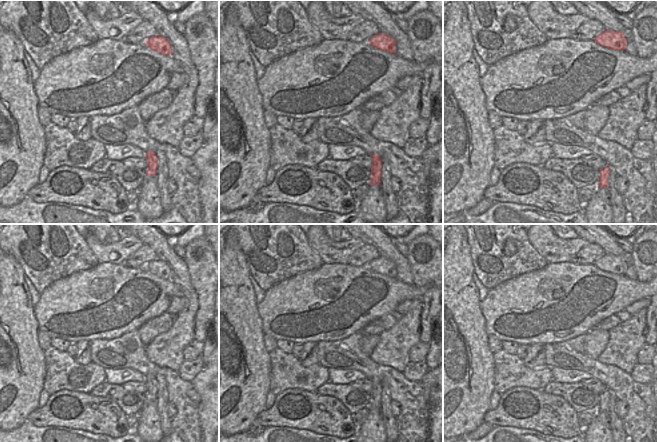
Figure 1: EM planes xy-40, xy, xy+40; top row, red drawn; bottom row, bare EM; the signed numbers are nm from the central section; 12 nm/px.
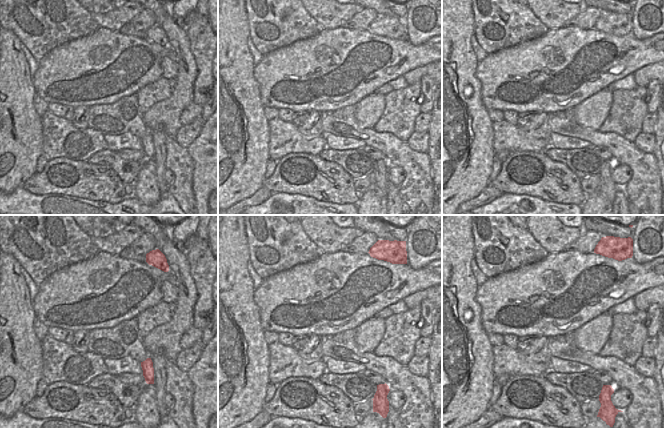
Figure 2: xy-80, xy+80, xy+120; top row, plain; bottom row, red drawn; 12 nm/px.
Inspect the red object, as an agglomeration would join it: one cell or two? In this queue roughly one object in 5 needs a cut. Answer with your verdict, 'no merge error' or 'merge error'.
no merge error

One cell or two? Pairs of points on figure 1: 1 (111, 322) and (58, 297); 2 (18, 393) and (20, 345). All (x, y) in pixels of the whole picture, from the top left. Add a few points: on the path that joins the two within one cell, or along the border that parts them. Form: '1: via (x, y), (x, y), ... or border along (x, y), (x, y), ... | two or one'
1: via (98, 313), (77, 313), (71, 308) | one
2: via (17, 381), (17, 366), (20, 363), (20, 357) | one

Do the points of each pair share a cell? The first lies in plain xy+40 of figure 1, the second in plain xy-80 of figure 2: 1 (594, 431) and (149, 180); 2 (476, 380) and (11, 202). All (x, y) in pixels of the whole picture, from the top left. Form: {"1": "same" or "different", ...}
{"1": "same", "2": "different"}

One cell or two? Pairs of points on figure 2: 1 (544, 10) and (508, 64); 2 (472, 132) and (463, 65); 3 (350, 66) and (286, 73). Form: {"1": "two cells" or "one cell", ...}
{"1": "two cells", "2": "one cell", "3": "one cell"}

